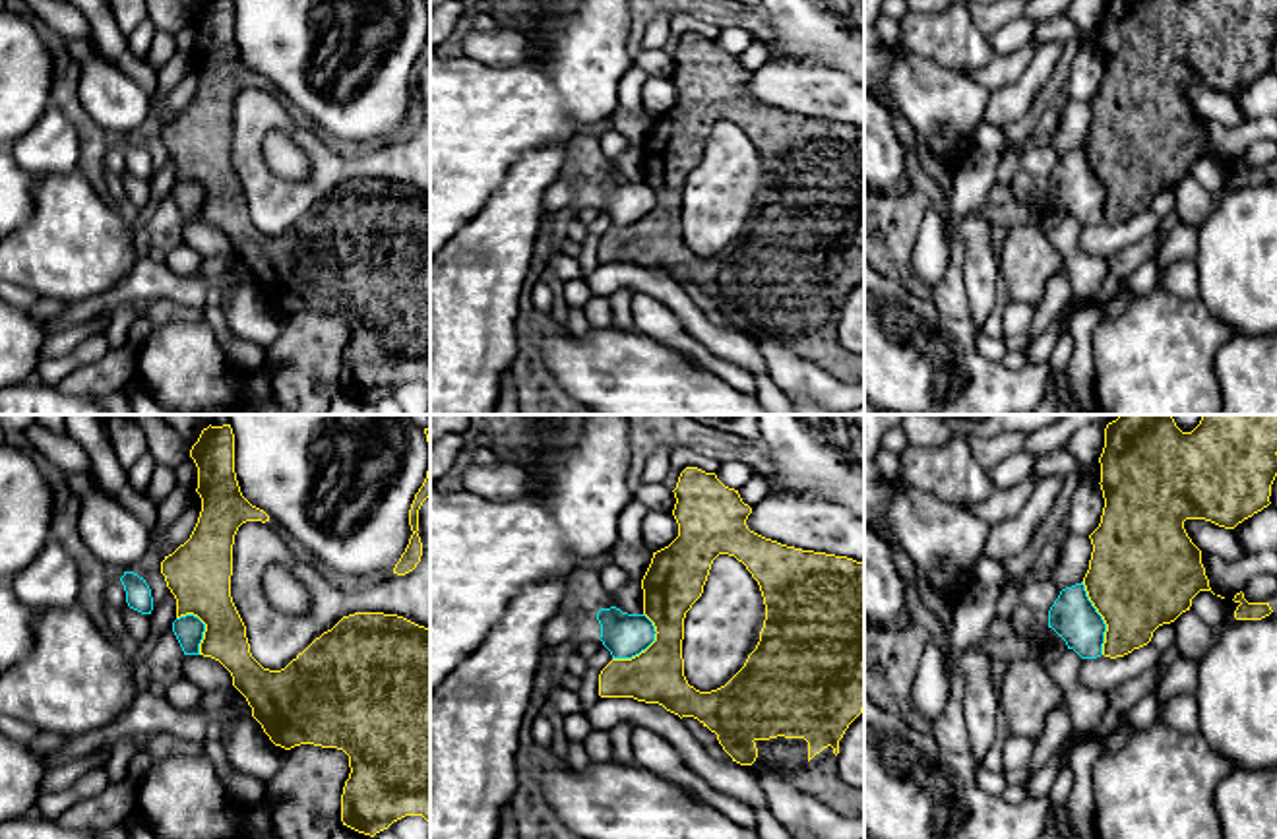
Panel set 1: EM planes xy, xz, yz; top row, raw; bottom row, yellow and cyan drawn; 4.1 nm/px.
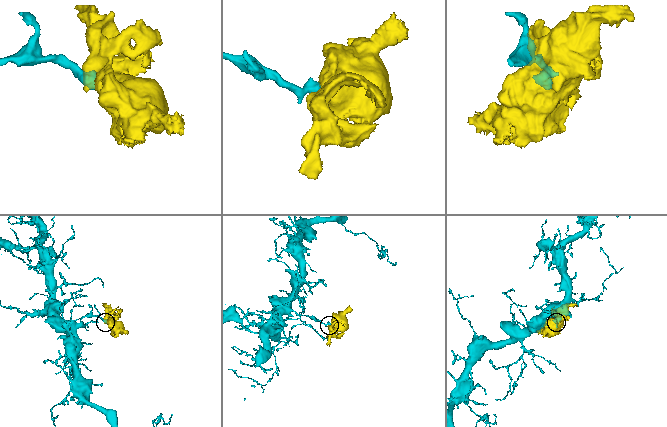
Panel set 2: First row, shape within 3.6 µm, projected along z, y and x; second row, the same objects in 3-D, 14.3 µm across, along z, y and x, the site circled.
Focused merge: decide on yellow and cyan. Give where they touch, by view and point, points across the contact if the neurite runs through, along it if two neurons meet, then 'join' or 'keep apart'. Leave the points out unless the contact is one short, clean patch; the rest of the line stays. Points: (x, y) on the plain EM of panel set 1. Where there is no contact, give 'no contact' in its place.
contact yz (1103, 185); border yz (1082, 148), (1088, 165), (1105, 190), (1103, 219); keep apart

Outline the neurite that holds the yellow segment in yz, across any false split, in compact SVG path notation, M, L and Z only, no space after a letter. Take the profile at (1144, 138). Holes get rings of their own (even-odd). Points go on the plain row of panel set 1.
M1105 0L1099 23L1105 74L1089 101L1093 118L1083 151L1106 190L1103 221L1116 225L1147 211L1153 198L1190 176L1199 157L1211 157L1201 116L1184 95L1186 85L1205 85L1234 95L1267 74L1277 43L1277 0Z

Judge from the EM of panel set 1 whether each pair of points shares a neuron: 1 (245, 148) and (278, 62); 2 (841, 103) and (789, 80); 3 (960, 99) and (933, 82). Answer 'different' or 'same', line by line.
1: different
2: same
3: same

